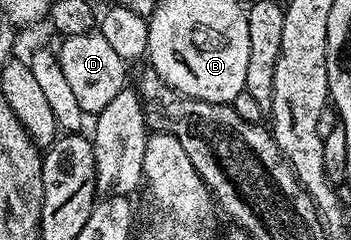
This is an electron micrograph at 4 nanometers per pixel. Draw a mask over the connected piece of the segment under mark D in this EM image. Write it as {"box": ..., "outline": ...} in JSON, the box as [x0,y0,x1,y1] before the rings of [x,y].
{"box":[58,30,126,114],"outline":[[[85,30],[65,35],[58,47],[58,57],[67,84],[75,95],[75,100],[86,114],[95,114],[106,110],[125,91],[124,68],[126,62],[110,47],[110,42],[102,38],[98,30]]]}

